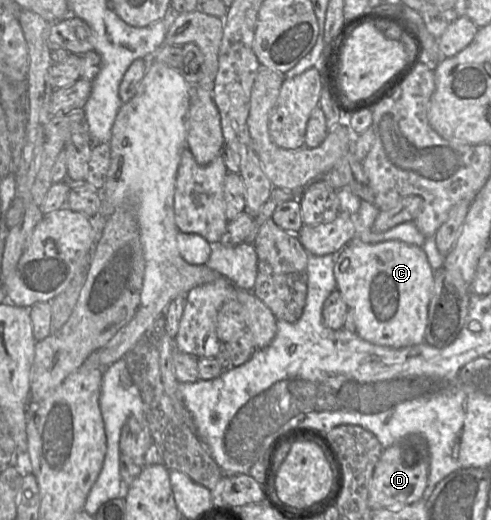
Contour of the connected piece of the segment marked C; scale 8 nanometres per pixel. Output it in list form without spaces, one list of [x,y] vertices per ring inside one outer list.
[[[398,240],[381,243],[353,241],[335,256],[334,276],[337,290],[349,310],[353,311],[357,334],[364,340],[380,346],[401,348],[424,342],[434,273],[422,247]]]

